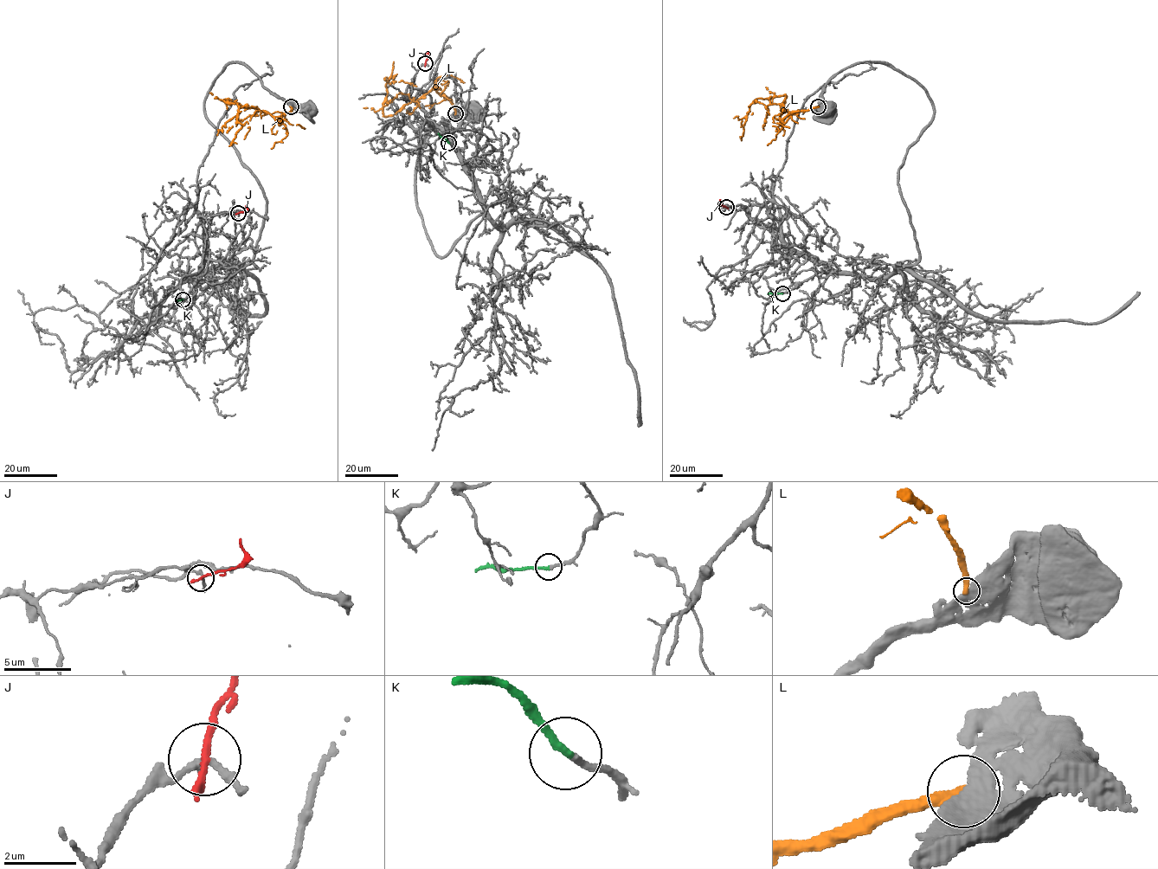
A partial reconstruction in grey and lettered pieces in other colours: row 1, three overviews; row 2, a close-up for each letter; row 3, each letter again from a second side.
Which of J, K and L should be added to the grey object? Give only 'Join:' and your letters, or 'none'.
Join: K

